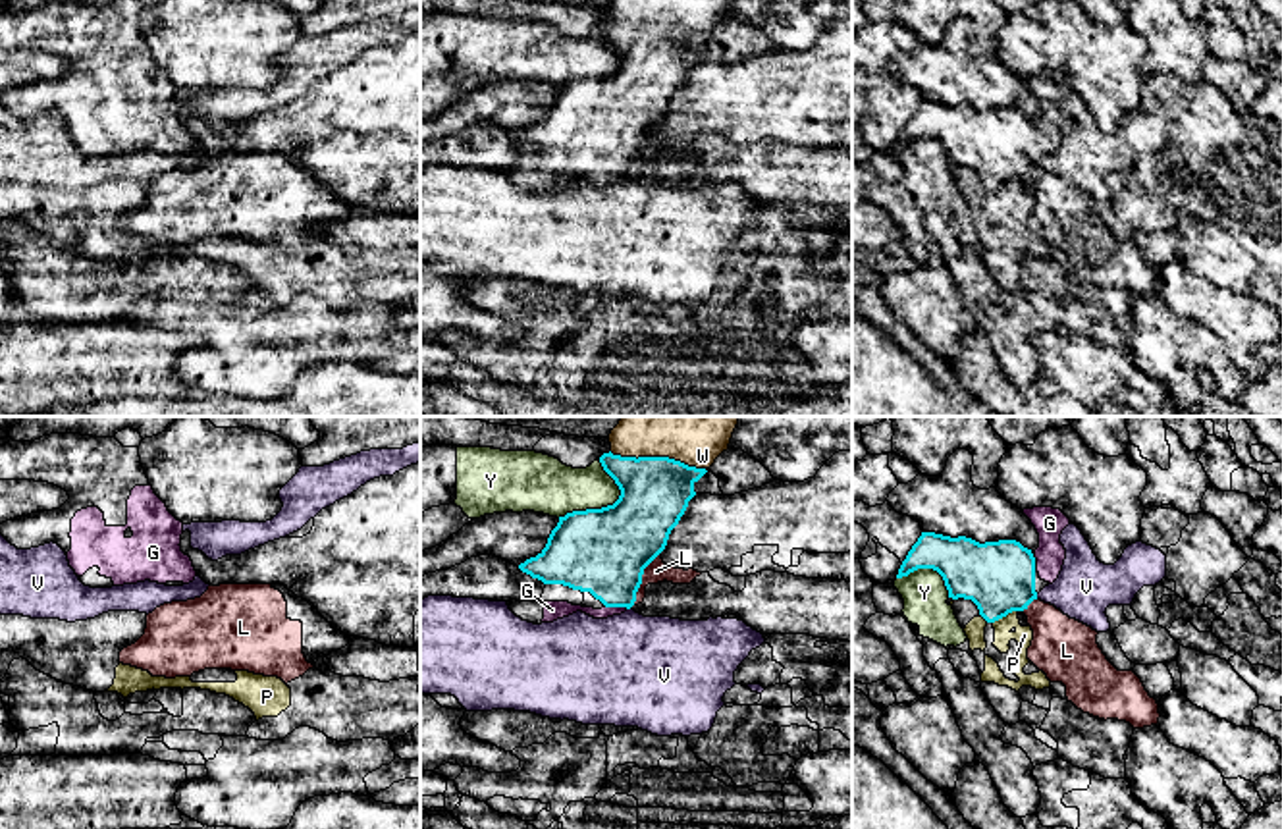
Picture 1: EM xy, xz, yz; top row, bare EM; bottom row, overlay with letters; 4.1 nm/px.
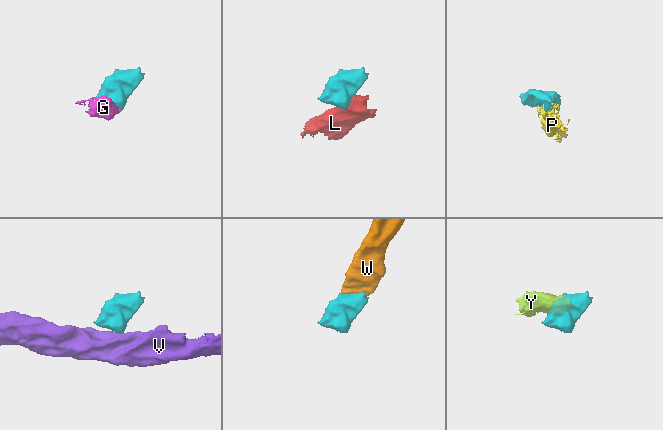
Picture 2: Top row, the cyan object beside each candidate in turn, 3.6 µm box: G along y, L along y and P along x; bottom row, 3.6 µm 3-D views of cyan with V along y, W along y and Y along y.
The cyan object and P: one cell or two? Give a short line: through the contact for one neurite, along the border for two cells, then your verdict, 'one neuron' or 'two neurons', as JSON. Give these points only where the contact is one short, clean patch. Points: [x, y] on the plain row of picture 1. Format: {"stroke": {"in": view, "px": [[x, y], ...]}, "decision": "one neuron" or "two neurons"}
{"decision": "two neurons"}

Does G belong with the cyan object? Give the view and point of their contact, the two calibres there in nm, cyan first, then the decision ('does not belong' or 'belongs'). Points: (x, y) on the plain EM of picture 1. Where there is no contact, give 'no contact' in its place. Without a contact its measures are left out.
xz (617, 174) | 360/80 nm | belongs

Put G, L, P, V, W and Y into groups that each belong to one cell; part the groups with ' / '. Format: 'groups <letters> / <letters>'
groups G W / L / P / V / Y

